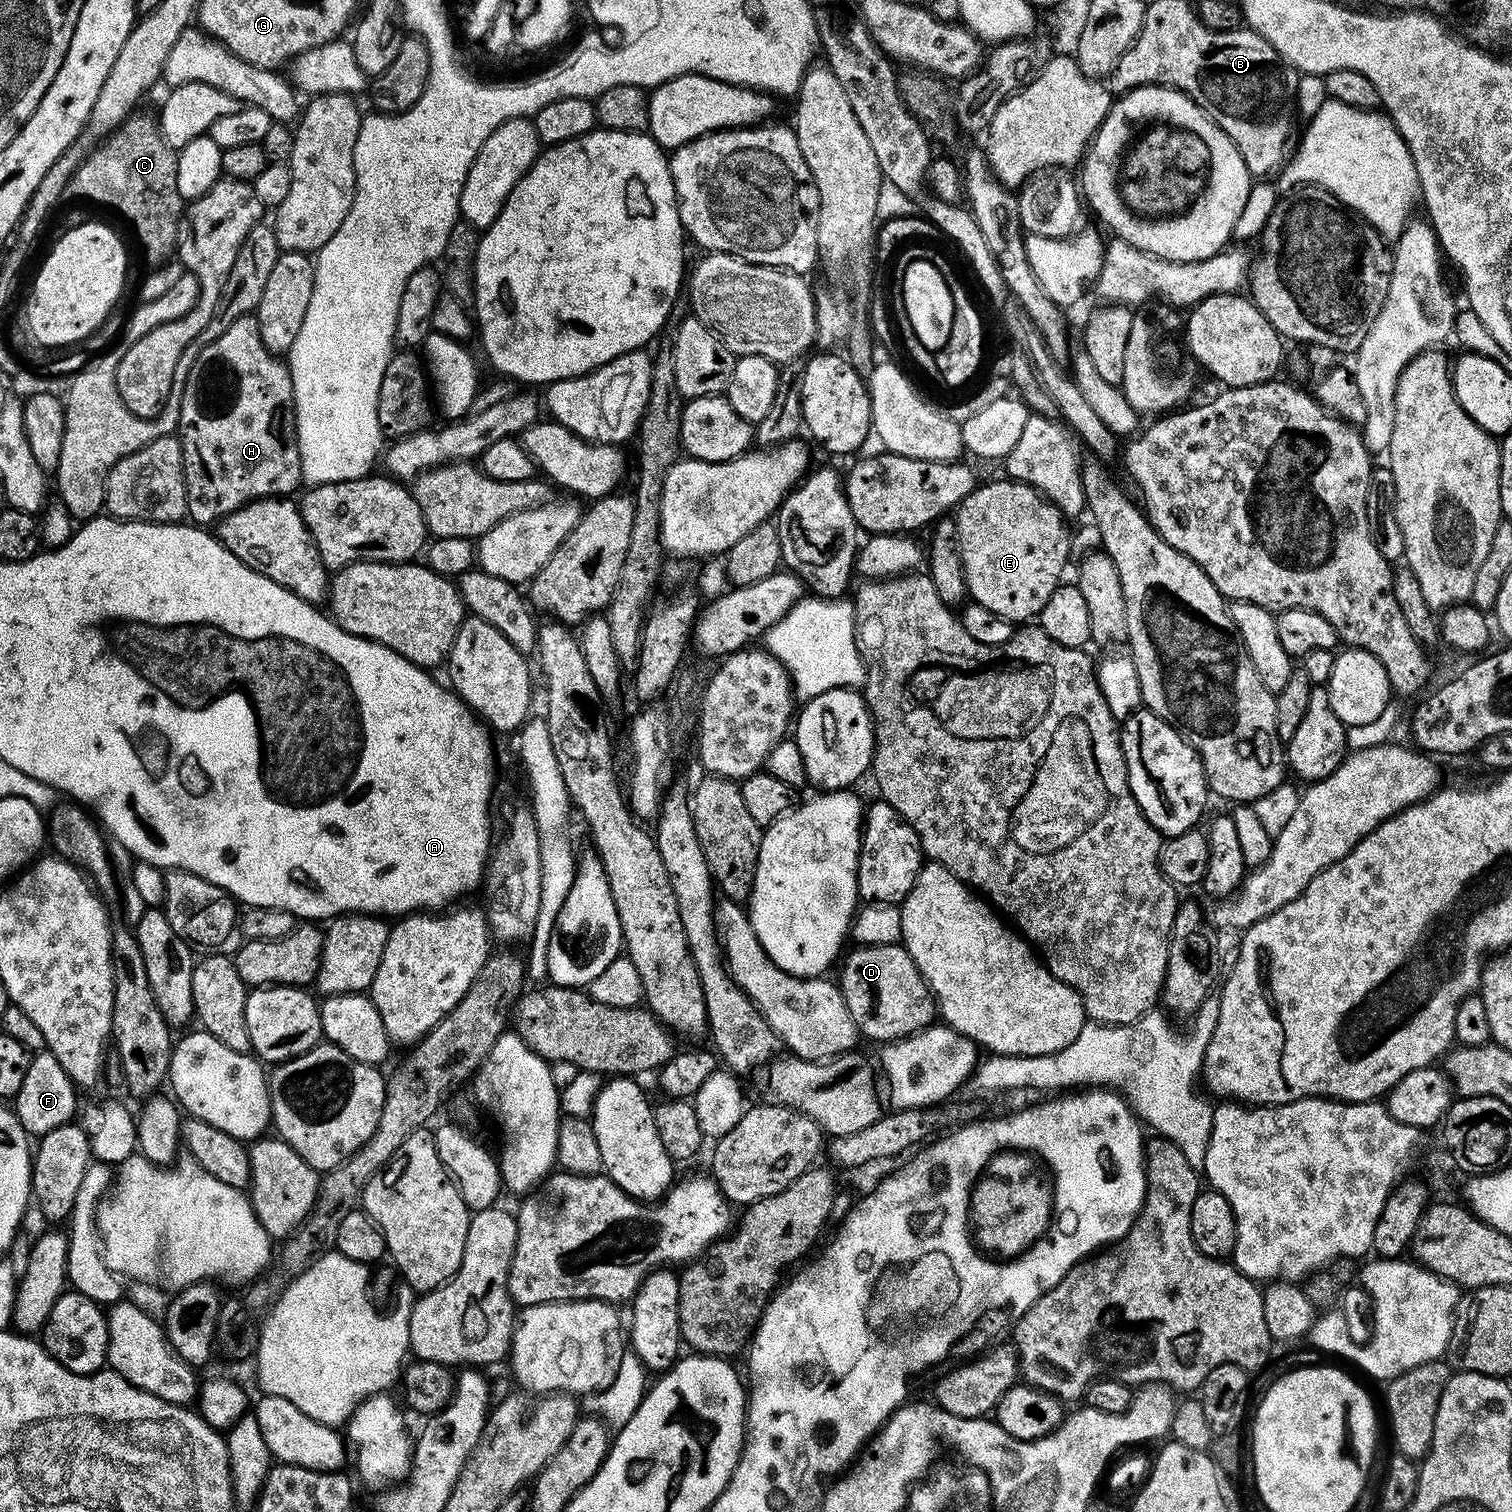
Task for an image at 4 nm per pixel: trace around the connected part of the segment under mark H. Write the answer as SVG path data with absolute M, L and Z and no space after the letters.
M255 315L238 318L238 322L230 322L230 330L222 334L222 338L214 338L210 346L198 354L194 366L190 366L190 374L186 378L186 386L179 393L180 422L178 425L178 439L182 446L182 458L184 459L184 477L186 478L186 502L188 503L187 519L196 526L215 525L223 516L246 506L252 500L264 500L268 496L282 496L285 498L293 495L296 487L301 487L300 475L300 443L296 437L296 403L294 402L294 386L292 375L287 363L281 357L274 356L266 346L262 346L262 334L260 323Z

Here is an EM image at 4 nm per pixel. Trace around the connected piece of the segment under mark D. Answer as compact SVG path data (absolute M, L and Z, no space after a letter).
M903 943L884 945L870 945L853 947L853 952L848 957L843 957L844 965L840 968L838 987L842 998L846 1002L846 1010L850 1010L850 1018L854 1018L857 1033L861 1037L869 1036L879 1042L900 1040L903 1036L913 1036L929 1027L937 1019L938 1009L936 998L928 988L927 982L922 978L914 958L904 949Z

